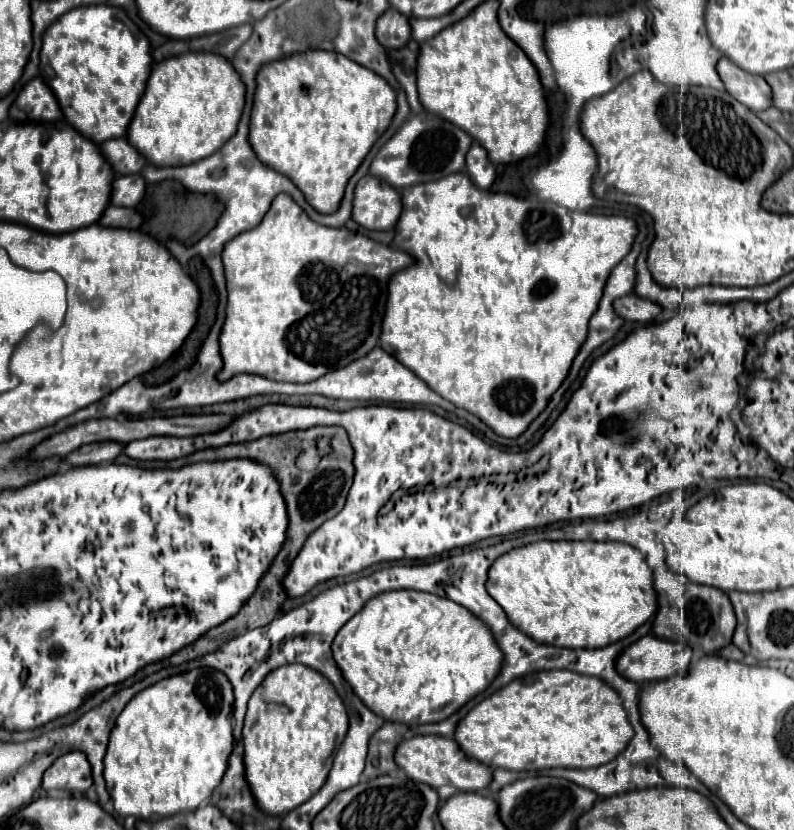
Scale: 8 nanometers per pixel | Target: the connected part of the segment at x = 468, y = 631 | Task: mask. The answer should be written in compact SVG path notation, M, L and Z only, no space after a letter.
M387 591L387 593L381 593L377 597L373 597L369 603L365 603L365 607L337 633L335 641L333 641L333 659L337 659L337 665L341 669L341 673L345 675L345 681L351 685L353 693L363 699L363 703L375 713L379 715L381 719L385 721L397 721L397 723L439 723L443 719L447 719L451 713L455 713L461 705L465 705L471 697L475 697L477 693L485 691L487 685L495 679L495 675L499 673L499 667L501 667L501 651L493 639L493 635L489 633L489 629L475 617L471 615L465 607L449 601L449 599L443 599L443 597L437 597L433 593L419 593L419 591Z

